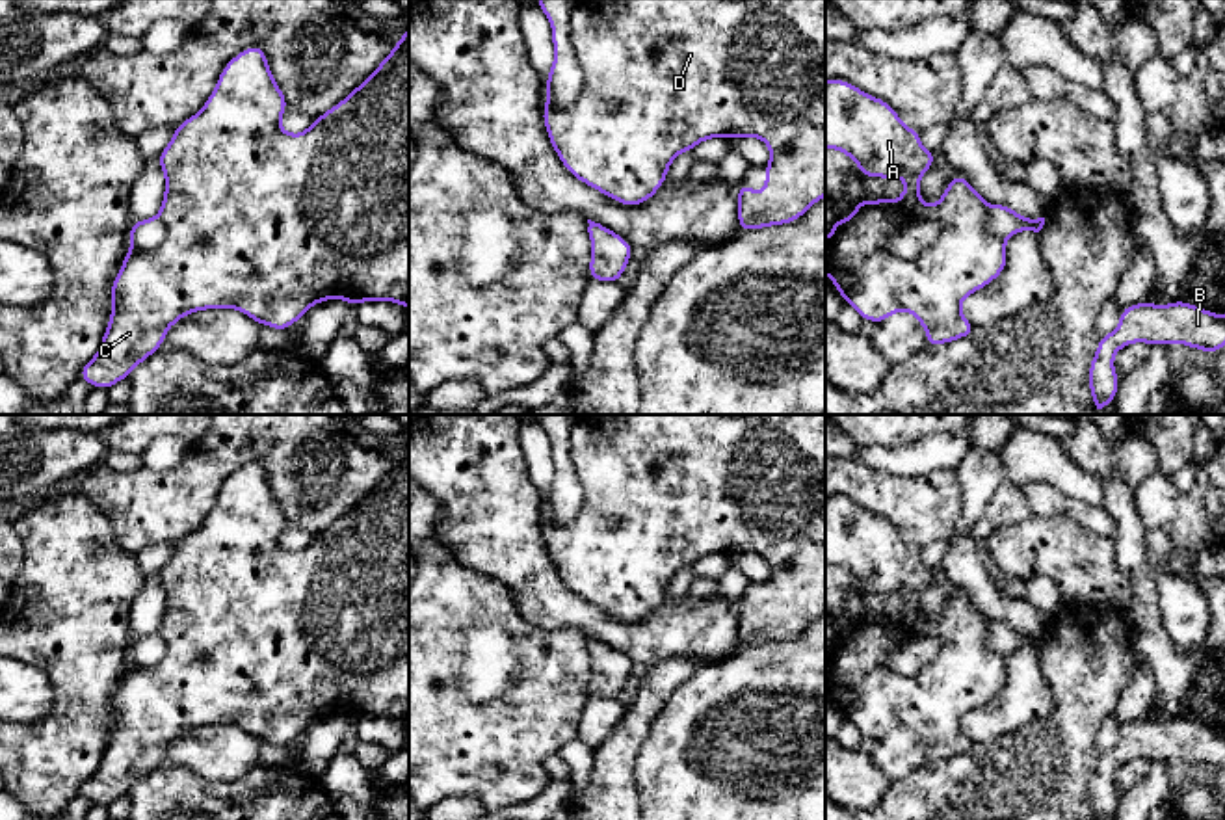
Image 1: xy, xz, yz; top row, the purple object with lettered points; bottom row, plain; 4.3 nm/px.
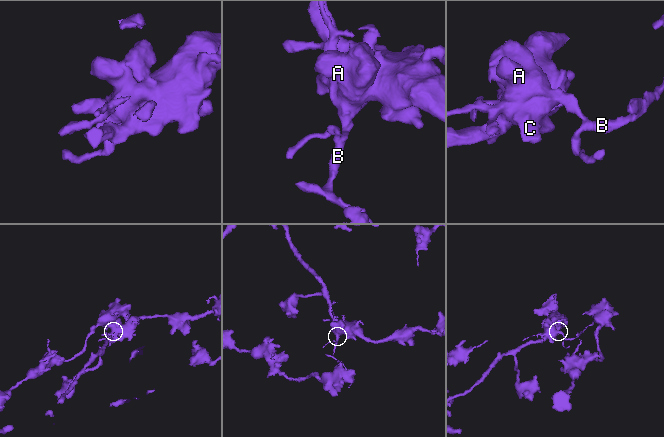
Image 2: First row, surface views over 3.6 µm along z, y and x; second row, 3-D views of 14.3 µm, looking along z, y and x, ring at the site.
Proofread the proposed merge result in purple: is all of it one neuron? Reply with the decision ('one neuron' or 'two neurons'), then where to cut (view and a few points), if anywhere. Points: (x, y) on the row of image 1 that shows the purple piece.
two neurons; cut xz (579, 0), (569, 43), (582, 92), (571, 105), (553, 108)

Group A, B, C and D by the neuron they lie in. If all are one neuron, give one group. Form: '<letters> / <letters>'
A C D / B

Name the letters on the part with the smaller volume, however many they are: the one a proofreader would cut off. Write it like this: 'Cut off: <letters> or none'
Cut off: B

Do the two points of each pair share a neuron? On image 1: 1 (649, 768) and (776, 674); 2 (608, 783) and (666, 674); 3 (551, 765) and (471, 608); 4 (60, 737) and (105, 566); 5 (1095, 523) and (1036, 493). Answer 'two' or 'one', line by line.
1: one
2: one
3: two
4: one
5: one

